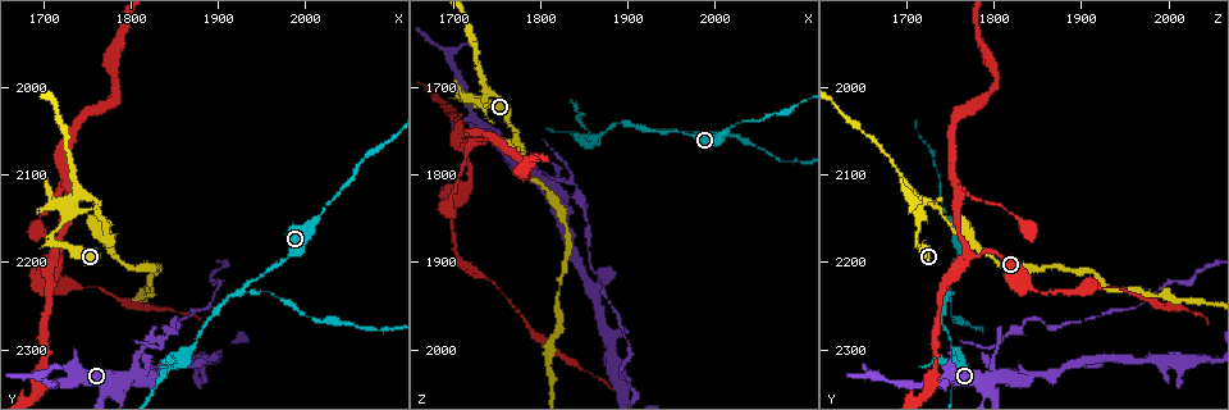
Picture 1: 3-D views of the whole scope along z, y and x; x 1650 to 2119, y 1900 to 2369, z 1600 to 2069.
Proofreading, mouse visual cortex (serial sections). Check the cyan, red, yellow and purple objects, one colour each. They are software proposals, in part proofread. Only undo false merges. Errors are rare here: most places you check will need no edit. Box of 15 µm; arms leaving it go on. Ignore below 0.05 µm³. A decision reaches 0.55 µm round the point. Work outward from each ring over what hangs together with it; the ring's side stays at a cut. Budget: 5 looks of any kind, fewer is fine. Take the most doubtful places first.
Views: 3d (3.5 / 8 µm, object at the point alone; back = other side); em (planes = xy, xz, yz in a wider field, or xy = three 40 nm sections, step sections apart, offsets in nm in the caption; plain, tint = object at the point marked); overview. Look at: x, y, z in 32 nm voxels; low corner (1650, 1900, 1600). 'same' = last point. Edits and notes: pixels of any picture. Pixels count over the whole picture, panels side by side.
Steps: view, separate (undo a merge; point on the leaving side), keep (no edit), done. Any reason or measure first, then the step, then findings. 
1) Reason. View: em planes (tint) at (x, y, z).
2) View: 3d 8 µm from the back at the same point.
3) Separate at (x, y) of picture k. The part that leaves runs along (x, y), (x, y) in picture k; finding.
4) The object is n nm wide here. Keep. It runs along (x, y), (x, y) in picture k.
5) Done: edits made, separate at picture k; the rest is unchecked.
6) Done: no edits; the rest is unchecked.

A fork. View: 3d 8 µm from the back at (1935, 2230, 1750).

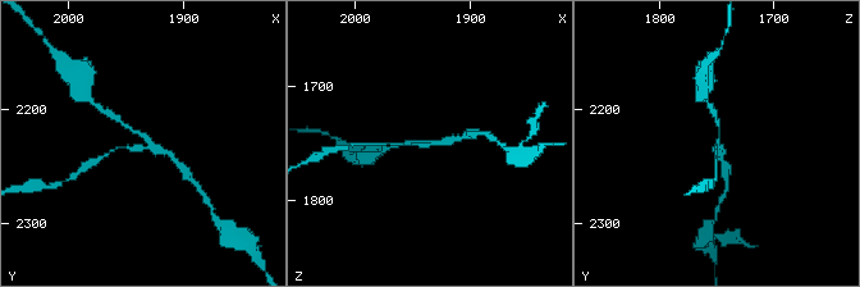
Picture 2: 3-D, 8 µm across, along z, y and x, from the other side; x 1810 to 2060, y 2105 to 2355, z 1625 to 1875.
View: 3d 3.5 µm at (1934, 2228, 1748).

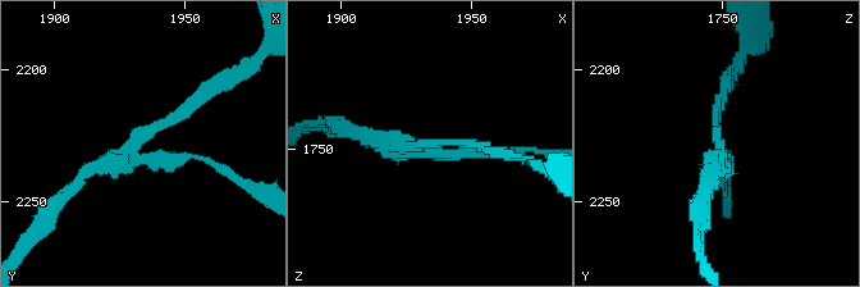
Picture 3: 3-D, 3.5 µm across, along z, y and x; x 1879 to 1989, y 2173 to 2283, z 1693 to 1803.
Separate at (471, 153) of picture 3. The part that leaves runs along (140, 154), (210, 158), (257, 190) in picture 3; two cells meet here.

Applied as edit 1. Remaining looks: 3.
View: overview.

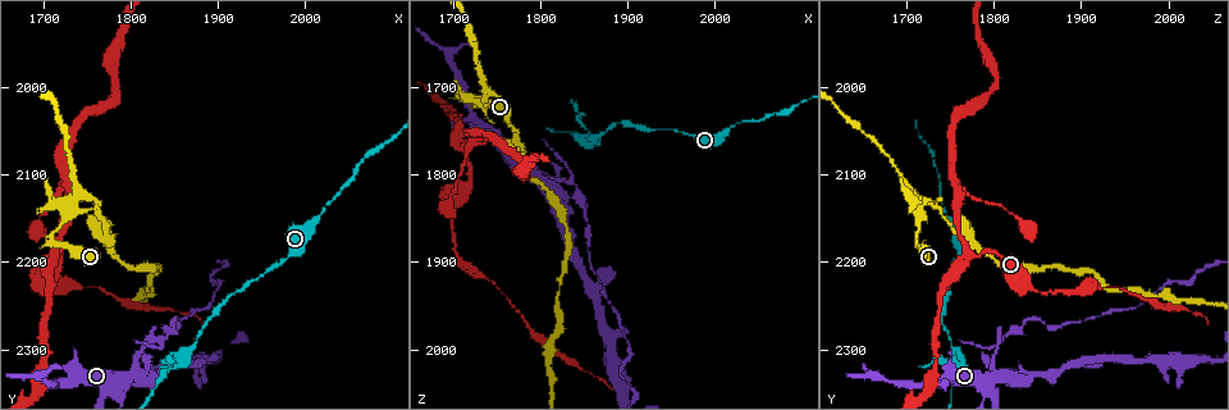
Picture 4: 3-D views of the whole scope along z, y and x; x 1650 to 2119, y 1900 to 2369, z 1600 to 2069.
Calibre changes. View: 3d 3.5 µm at (1715, 2180, 1715).

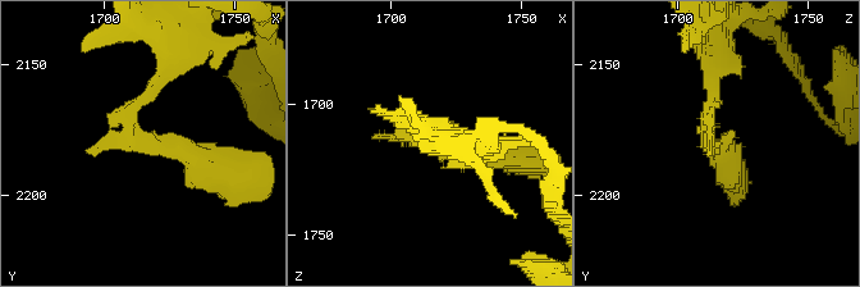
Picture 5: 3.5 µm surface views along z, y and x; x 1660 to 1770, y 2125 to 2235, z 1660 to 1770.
Shape alone is not enough. View: em xy step 1 (tint) at (1717, 2181, 1714).

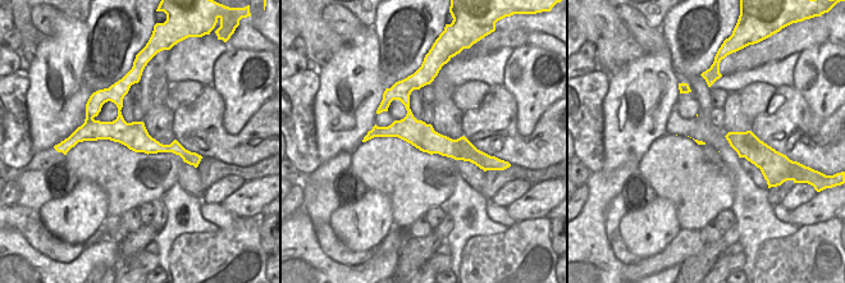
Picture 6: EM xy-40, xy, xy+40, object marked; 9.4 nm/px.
Keep. It runs along (222, 174), (128, 135), (155, 80) in picture 5; one cell here.

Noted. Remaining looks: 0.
Done: edits made, separate at picture 3; the rest is unchecked.

